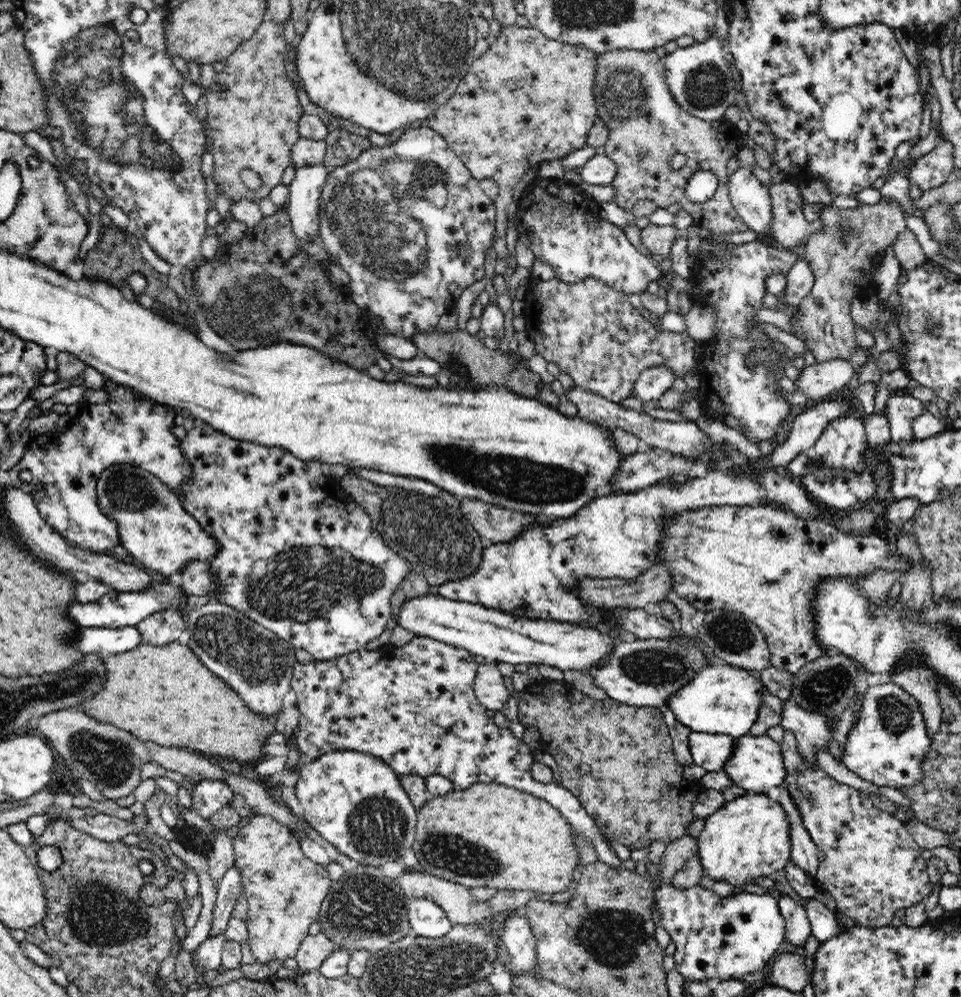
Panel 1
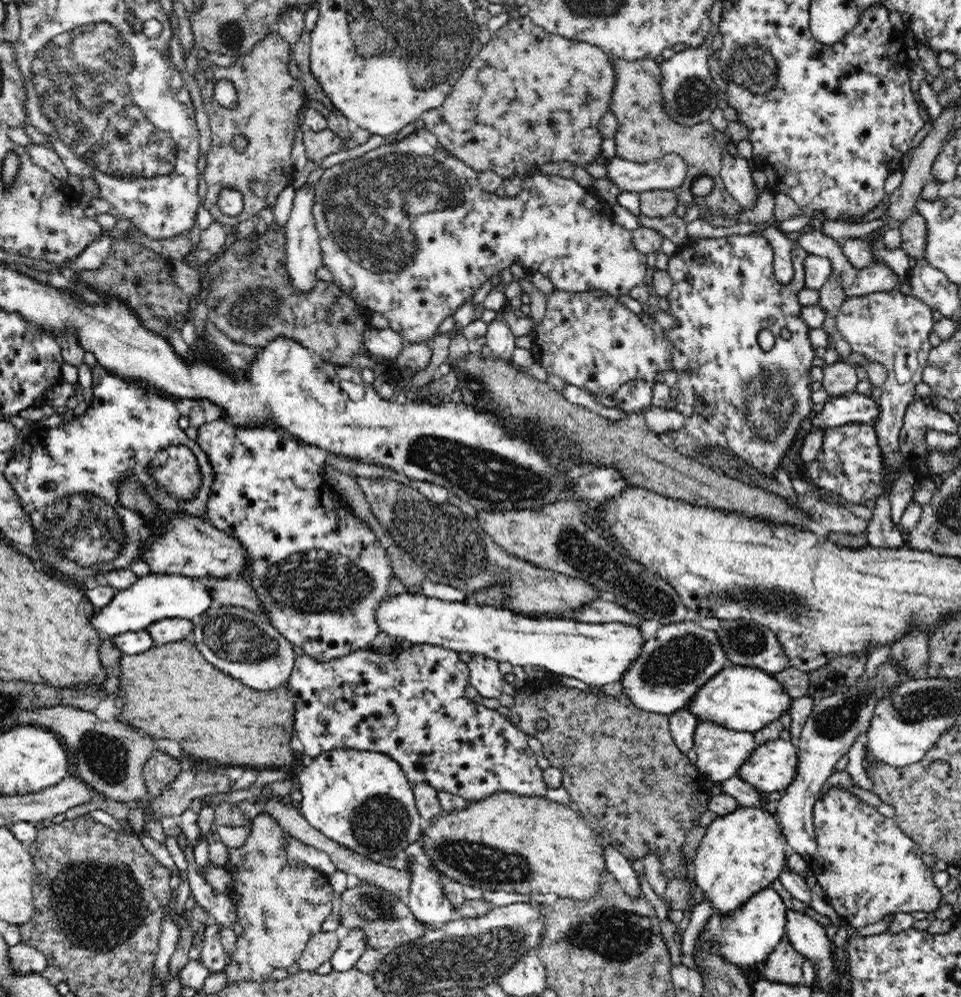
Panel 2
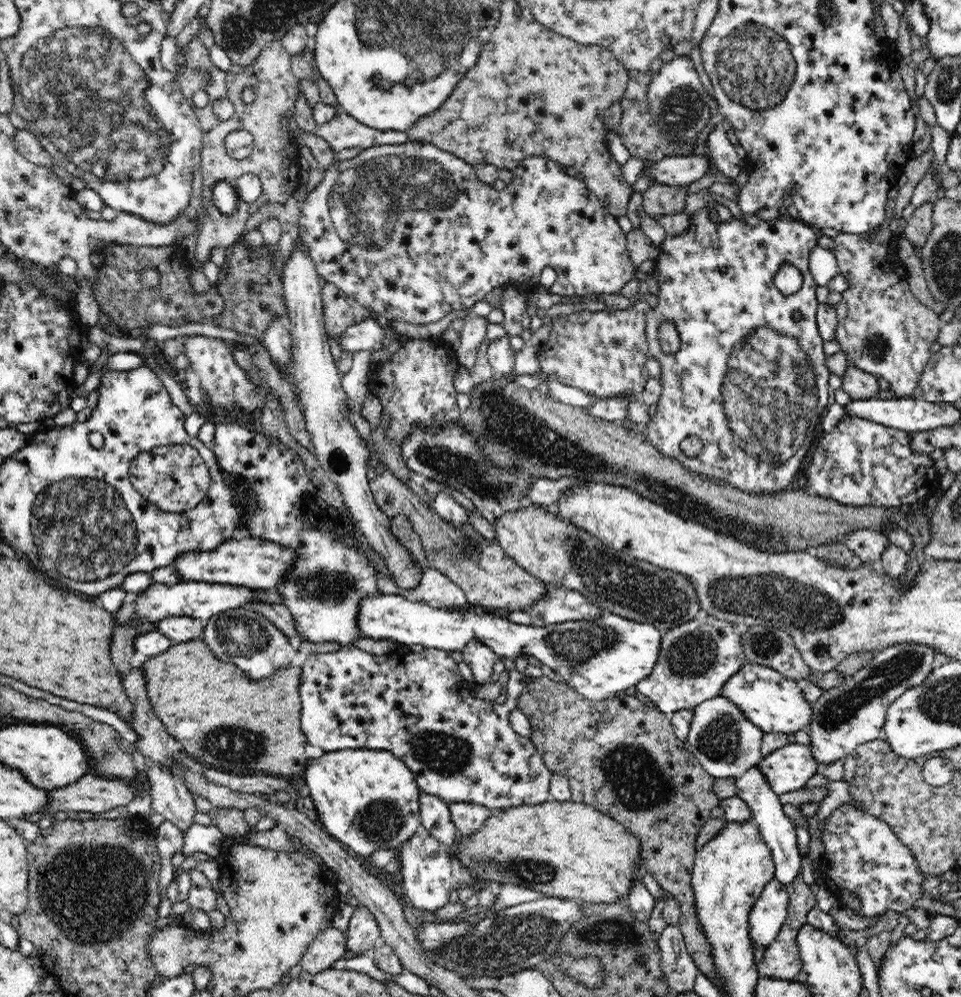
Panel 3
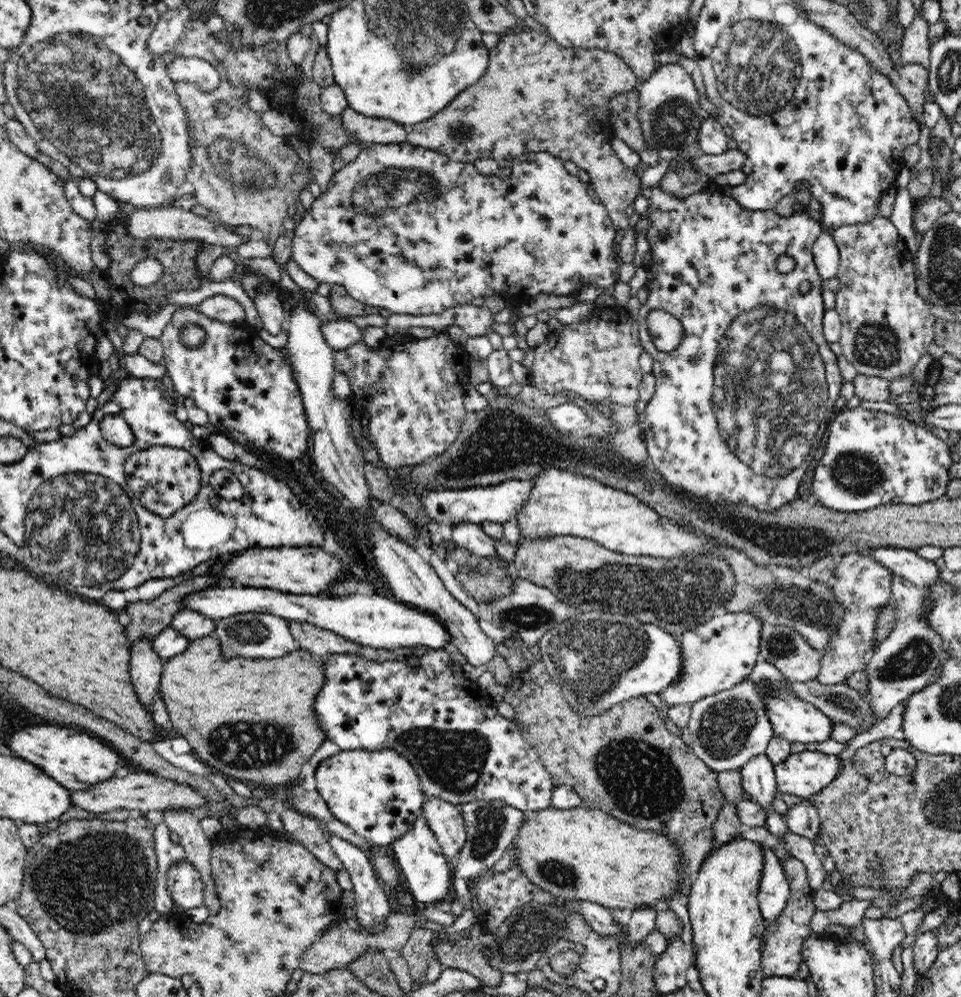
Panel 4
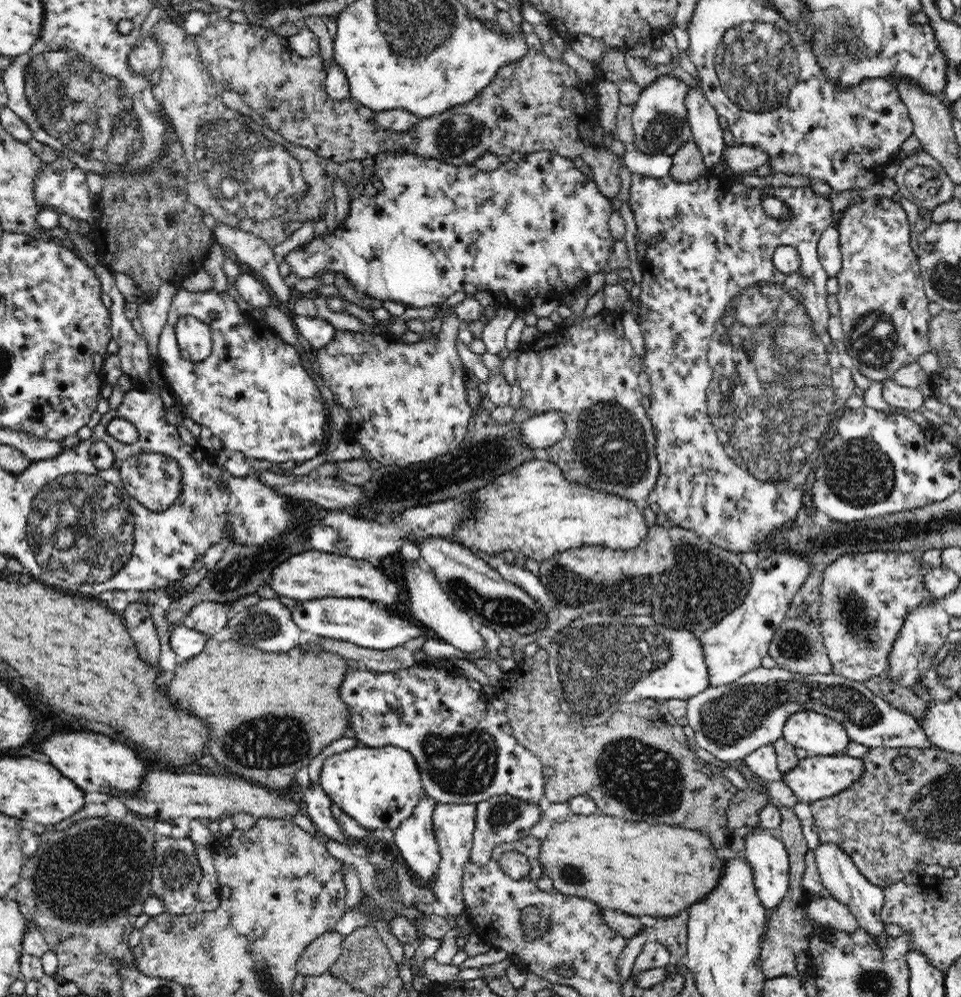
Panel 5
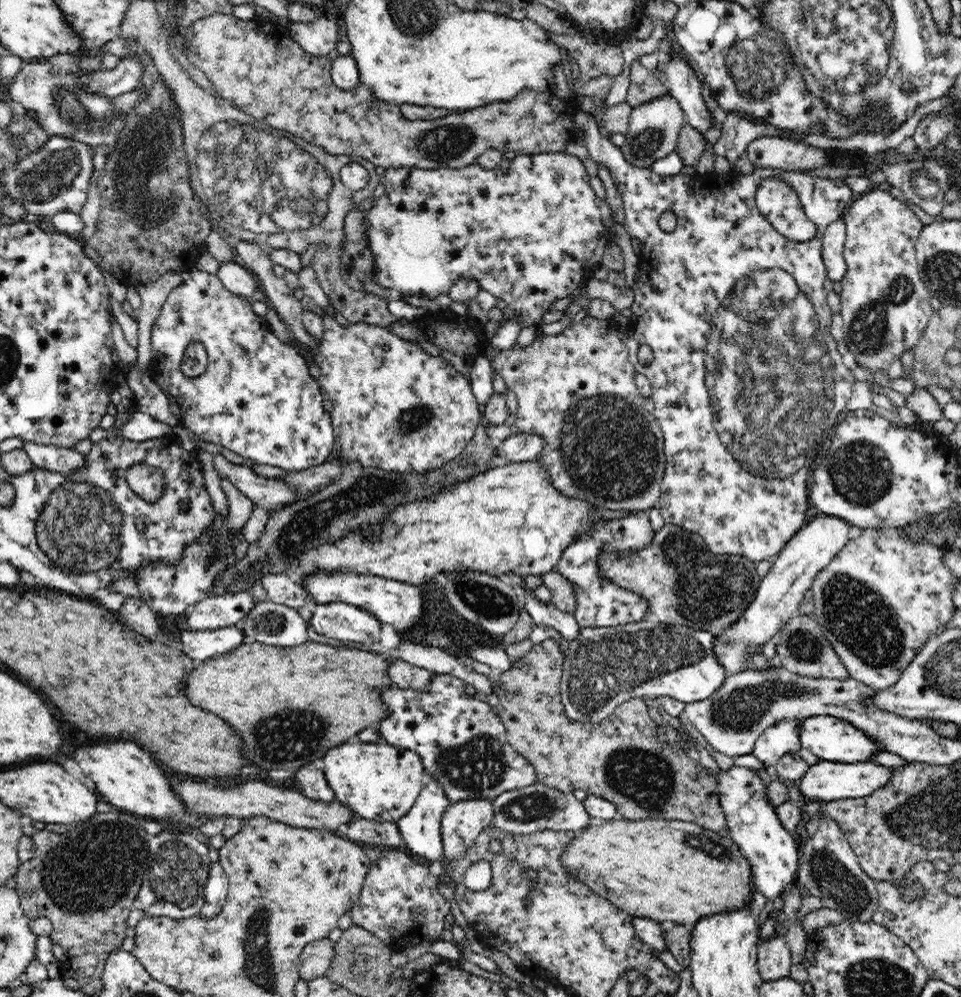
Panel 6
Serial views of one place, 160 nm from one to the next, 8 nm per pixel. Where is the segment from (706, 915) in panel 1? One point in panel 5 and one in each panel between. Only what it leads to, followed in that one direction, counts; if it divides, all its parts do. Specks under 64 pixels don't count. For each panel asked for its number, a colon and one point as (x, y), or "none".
2: (745, 937)
3: (767, 917)
4: (774, 891)
5: (766, 854)

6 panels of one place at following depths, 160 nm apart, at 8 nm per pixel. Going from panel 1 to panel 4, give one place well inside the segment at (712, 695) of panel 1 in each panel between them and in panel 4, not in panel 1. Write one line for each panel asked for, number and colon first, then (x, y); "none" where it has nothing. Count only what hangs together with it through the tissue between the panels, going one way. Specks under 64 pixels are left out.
2: (745, 699)
3: (776, 704)
4: (794, 719)

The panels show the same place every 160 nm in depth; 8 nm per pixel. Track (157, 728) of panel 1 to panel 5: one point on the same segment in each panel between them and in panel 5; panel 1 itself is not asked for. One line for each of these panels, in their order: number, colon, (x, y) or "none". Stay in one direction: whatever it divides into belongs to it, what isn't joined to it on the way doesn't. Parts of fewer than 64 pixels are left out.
2: (170, 691)
3: (194, 694)
4: (215, 702)
5: (242, 693)

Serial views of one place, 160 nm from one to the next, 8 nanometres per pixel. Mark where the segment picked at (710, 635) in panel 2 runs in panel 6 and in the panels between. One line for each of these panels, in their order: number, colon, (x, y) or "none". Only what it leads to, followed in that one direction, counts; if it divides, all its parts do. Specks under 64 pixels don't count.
3: (695, 660)
4: (721, 652)
5: (733, 646)
6: (781, 591)

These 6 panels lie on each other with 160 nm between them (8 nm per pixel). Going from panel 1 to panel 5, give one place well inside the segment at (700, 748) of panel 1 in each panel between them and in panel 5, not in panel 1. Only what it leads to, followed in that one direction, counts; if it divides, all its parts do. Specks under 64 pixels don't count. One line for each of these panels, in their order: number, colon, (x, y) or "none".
2: (720, 751)
3: (726, 743)
4: (728, 728)
5: (730, 721)

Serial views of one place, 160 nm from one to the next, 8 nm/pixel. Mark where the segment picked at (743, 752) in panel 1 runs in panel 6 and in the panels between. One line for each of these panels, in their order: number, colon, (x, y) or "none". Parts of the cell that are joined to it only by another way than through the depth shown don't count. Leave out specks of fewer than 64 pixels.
2: (771, 767)
3: (786, 769)
4: (805, 774)
5: (817, 777)
6: (824, 781)

